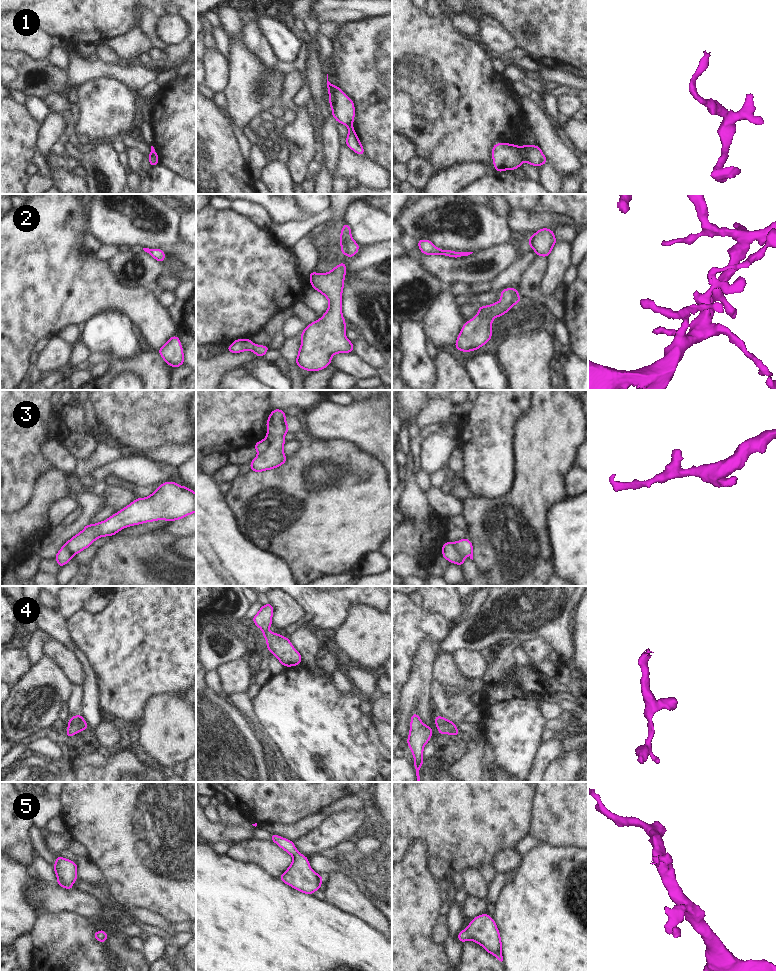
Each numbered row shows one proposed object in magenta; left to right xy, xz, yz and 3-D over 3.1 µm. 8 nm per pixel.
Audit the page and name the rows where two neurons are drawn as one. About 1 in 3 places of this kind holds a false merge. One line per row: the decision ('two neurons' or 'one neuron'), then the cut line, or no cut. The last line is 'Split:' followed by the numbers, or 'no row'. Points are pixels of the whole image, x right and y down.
1: two neurons | yz (519, 148), (519, 153), (523, 158)
2: one neuron | no cut
3: one neuron | no cut
4: one neuron | no cut
5: one neuron | no cut
Split: 1

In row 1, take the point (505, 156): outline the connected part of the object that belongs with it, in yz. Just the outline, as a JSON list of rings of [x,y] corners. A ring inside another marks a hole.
[[[496,143],[492,147],[492,158],[496,172],[515,170],[523,163],[520,147],[515,144]]]

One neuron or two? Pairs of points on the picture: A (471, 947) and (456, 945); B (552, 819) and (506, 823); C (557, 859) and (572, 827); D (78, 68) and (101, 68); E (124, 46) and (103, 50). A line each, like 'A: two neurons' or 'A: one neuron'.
A: two neurons
B: two neurons
C: two neurons
D: one neuron
E: two neurons

